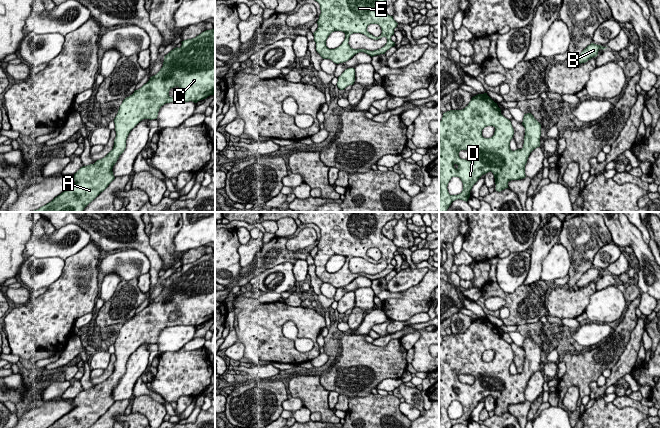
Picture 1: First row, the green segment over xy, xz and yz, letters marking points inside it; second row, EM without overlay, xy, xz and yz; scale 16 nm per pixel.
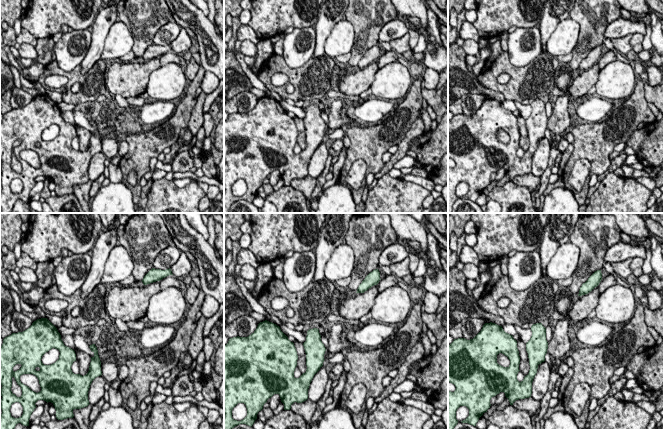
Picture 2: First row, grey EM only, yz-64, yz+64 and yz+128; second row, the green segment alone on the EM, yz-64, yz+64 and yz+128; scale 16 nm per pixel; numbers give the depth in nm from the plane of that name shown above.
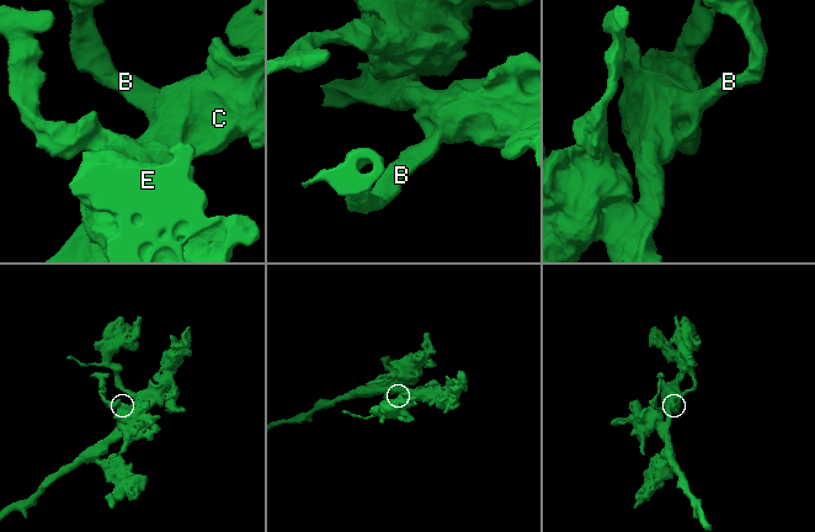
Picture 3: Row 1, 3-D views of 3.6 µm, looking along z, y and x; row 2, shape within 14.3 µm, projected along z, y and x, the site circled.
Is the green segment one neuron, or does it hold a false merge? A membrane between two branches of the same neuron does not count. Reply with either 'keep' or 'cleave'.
keep

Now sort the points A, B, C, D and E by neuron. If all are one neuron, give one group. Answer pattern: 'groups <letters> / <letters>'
groups A B C D E

